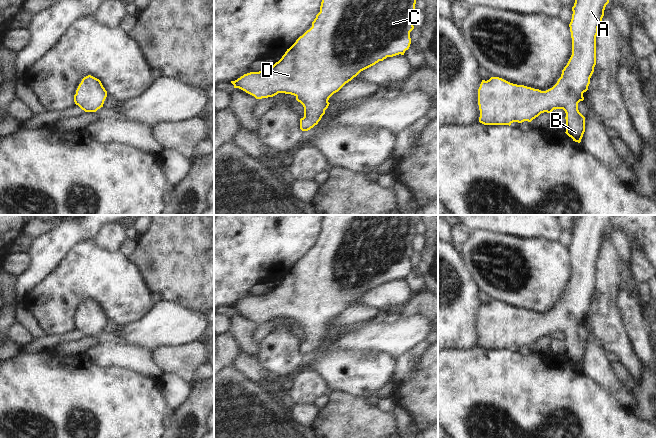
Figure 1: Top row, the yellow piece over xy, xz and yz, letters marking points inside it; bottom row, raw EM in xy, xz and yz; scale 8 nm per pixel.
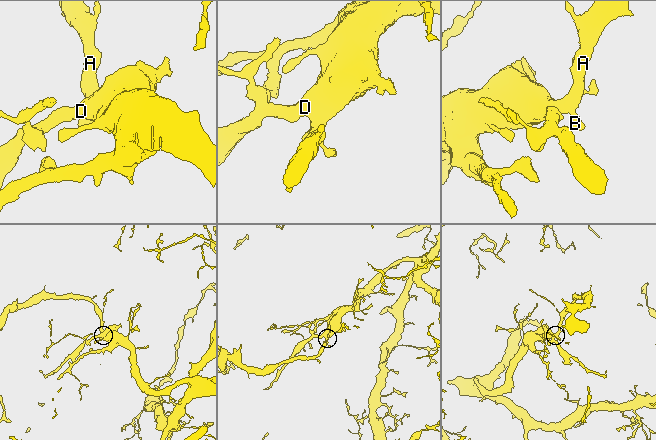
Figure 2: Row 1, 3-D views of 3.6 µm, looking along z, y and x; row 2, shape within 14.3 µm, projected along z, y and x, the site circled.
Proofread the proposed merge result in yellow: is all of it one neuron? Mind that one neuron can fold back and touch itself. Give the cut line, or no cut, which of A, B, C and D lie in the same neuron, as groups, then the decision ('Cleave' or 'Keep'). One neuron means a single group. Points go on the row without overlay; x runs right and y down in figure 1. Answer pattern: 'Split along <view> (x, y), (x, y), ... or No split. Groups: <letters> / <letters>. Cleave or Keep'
No split. Groups: A B C D. Keep

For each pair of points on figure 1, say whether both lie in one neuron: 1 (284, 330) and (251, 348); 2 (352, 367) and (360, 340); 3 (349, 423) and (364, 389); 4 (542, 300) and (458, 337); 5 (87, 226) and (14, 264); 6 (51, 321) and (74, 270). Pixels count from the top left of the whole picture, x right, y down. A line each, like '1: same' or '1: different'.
1: different
2: different
3: different
4: different
5: different
6: same

